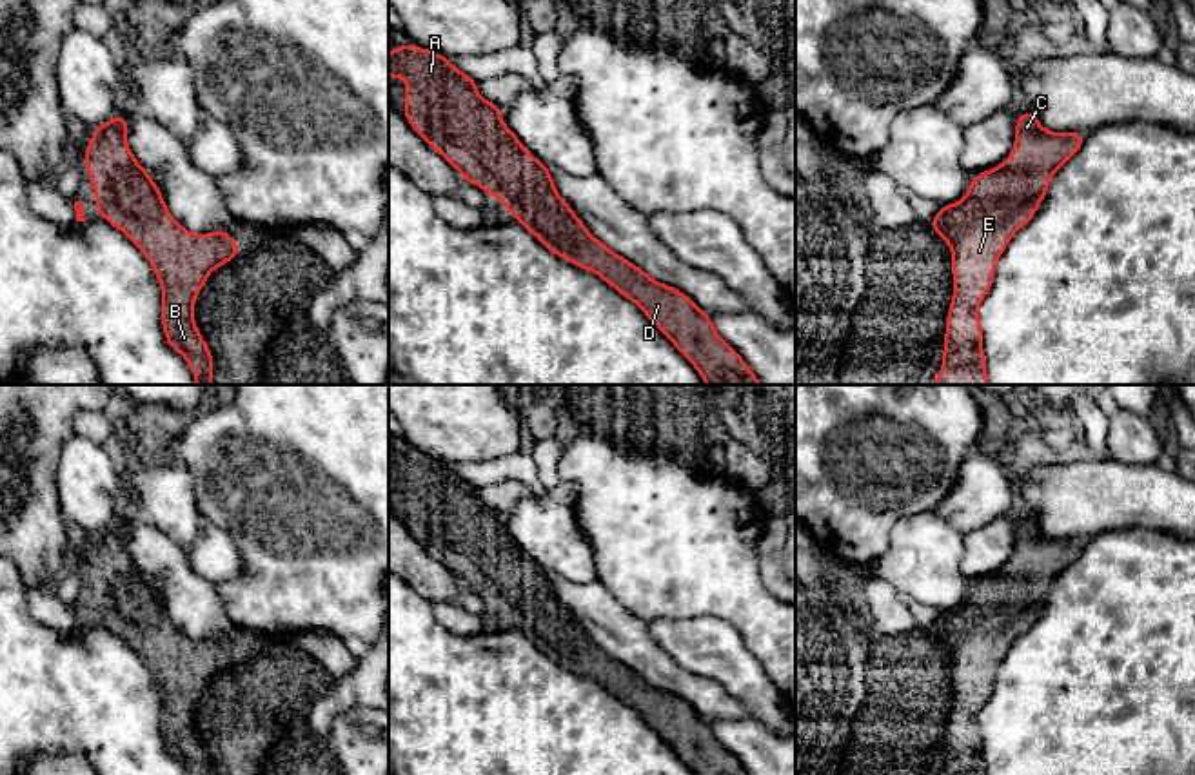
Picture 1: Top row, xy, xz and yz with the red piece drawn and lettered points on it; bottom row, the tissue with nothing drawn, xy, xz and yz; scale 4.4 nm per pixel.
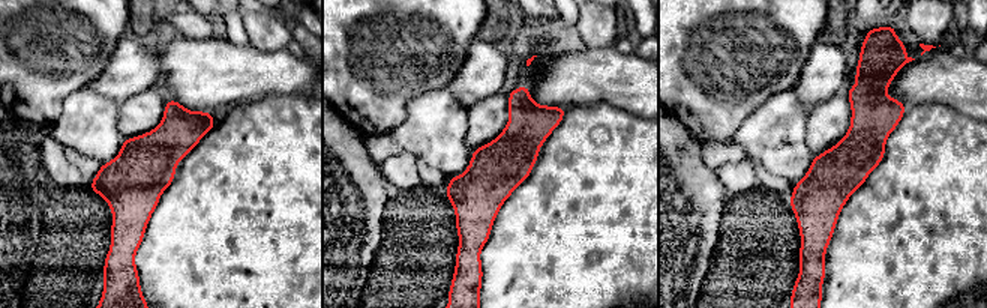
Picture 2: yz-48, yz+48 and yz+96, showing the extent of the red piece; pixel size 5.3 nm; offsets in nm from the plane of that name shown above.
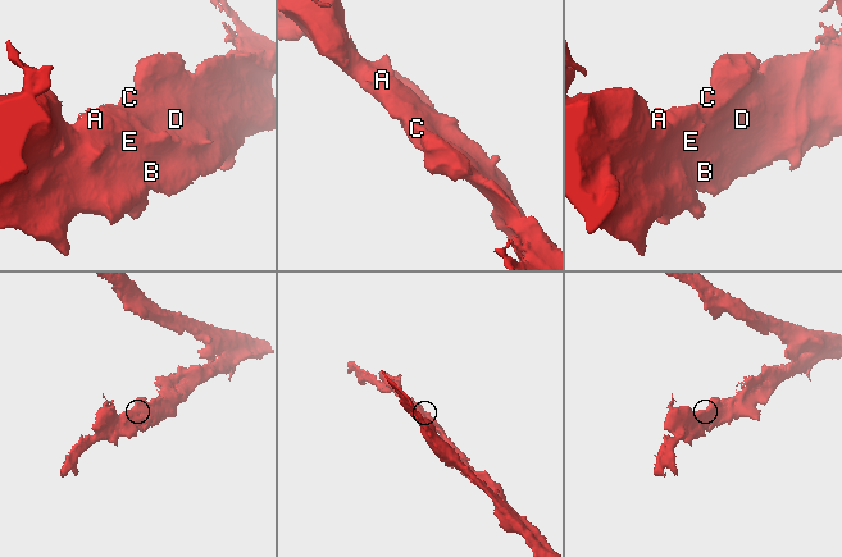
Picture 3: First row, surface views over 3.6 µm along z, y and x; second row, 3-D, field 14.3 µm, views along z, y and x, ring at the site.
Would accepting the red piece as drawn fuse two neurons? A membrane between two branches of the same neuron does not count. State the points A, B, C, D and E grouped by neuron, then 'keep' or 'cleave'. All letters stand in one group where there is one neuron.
A B C D E; keep

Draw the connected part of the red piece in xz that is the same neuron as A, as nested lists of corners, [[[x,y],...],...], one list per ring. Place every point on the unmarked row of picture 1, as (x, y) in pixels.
[[[394,452],[389,461],[389,483],[405,485],[405,526],[441,561],[463,584],[499,604],[501,612],[541,652],[559,664],[592,677],[621,702],[636,710],[643,721],[672,748],[672,751],[694,771],[694,775],[750,775],[745,766],[716,739],[705,721],[686,701],[659,690],[637,672],[610,657],[594,644],[572,613],[558,601],[548,574],[530,563],[519,544],[505,532],[501,514],[481,505],[476,486],[452,472],[447,463],[414,452]]]

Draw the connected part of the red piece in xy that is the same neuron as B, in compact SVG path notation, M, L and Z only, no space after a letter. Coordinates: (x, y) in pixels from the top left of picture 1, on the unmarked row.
M116 521L96 534L82 559L94 594L96 621L122 637L145 661L162 692L162 733L167 751L187 766L189 775L214 775L212 759L196 735L194 708L209 681L240 661L238 650L223 635L193 641L173 624L158 592L127 554L125 521Z

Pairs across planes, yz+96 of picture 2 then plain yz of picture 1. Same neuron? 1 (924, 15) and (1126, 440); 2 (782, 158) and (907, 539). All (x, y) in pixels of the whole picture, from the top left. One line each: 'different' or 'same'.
1: same
2: same

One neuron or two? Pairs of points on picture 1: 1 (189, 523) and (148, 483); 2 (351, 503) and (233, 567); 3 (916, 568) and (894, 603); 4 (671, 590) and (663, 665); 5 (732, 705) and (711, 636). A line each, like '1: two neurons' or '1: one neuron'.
1: one neuron
2: two neurons
3: two neurons
4: two neurons
5: two neurons

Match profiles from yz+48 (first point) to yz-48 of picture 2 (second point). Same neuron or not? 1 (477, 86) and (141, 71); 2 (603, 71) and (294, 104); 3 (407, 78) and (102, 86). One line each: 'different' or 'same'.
1: same
2: different
3: different

